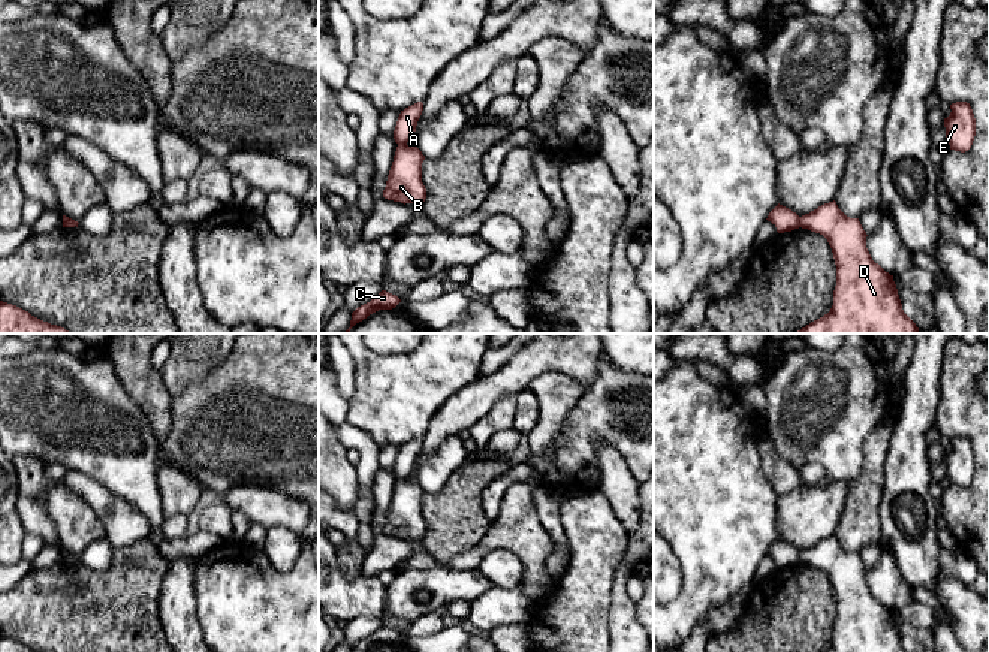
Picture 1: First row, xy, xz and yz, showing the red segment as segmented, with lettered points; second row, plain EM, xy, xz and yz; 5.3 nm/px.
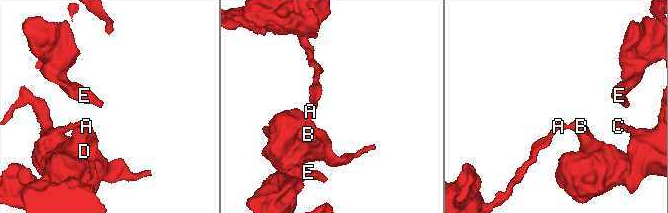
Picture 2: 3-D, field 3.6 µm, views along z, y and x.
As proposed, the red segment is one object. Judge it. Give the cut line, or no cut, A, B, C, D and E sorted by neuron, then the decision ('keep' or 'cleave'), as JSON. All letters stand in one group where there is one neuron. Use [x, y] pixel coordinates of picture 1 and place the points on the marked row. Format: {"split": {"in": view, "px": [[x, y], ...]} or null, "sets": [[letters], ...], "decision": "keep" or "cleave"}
{"split": {"in": "yz", "px": [[801, 217], [799, 226]]}, "sets": [["A"], ["B", "C", "D", "E"]], "decision": "cleave"}

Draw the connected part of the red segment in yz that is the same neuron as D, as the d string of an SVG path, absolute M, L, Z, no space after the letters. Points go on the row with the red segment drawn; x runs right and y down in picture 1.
M833 200L802 215L799 226L827 239L836 265L836 286L830 311L796 333L919 333L902 310L893 275L872 260L859 218L847 217Z

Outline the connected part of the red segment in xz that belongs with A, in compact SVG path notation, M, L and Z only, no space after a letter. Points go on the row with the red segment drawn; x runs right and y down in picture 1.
M417 102L404 111L401 111L395 130L394 130L394 139L399 144L407 144L413 133L416 132L417 121L422 115L423 103Z

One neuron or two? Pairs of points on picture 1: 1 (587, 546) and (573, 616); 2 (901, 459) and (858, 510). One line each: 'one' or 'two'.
1: one
2: two

